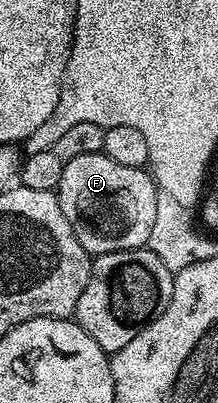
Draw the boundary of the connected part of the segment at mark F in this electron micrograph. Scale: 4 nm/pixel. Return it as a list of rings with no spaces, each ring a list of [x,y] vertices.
[[[100,151],[95,154],[79,154],[79,158],[71,158],[71,162],[67,162],[67,170],[63,170],[63,178],[57,184],[55,195],[67,222],[71,222],[71,230],[83,246],[83,250],[98,257],[108,252],[146,247],[151,226],[155,221],[158,191],[152,175],[145,168],[119,166],[119,162],[107,158],[104,152]]]

